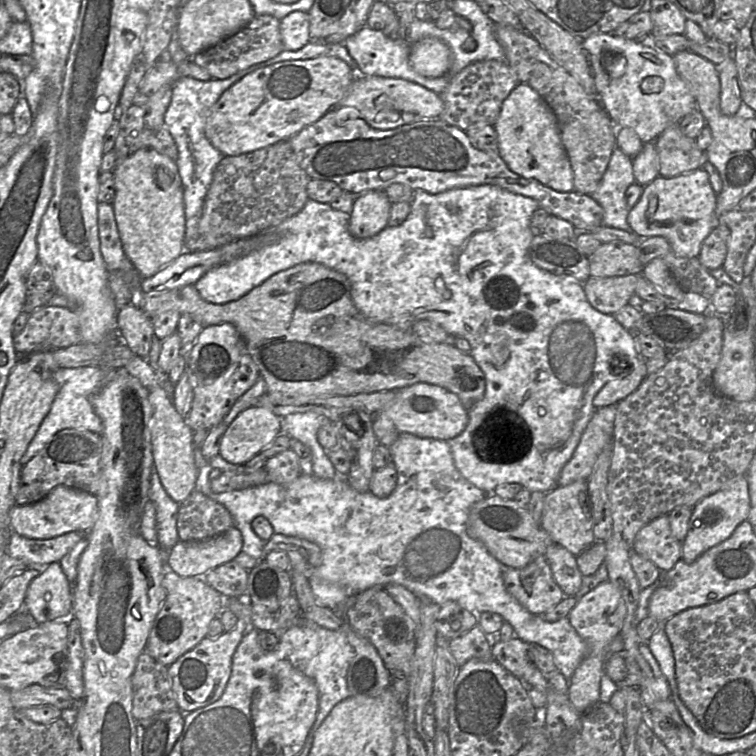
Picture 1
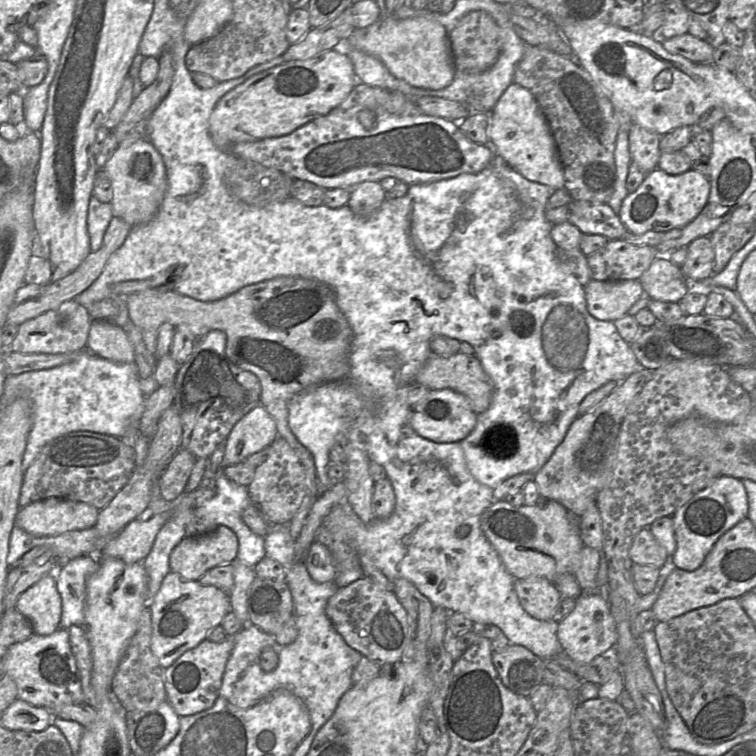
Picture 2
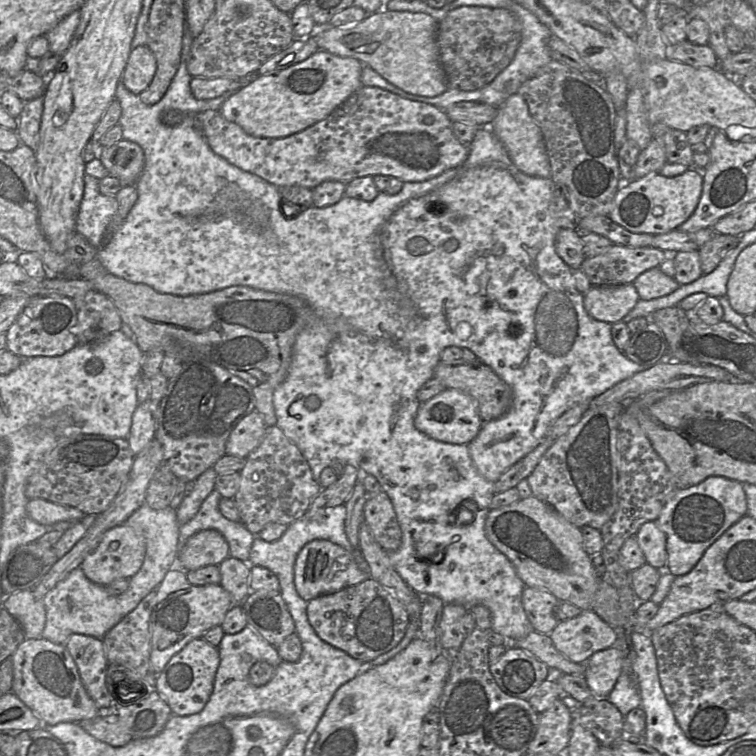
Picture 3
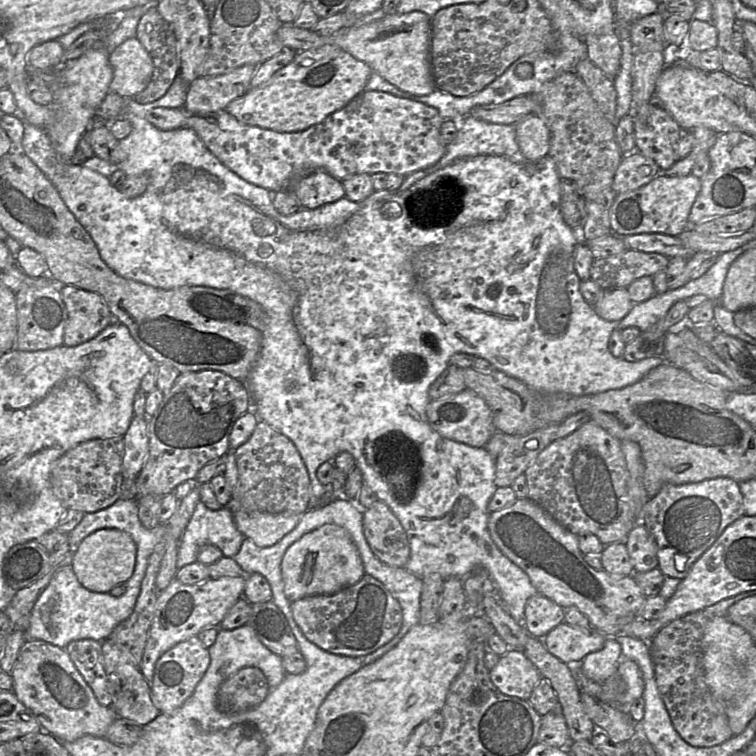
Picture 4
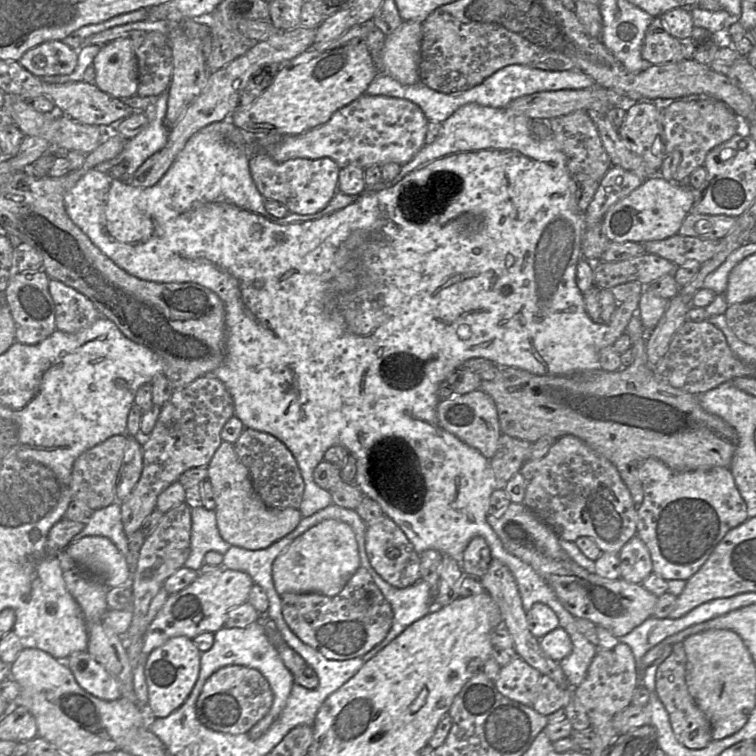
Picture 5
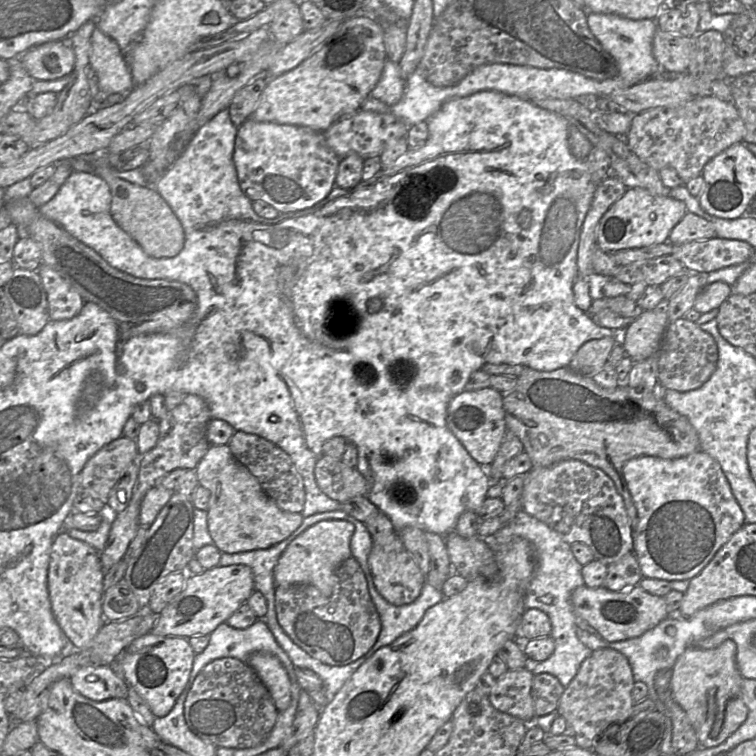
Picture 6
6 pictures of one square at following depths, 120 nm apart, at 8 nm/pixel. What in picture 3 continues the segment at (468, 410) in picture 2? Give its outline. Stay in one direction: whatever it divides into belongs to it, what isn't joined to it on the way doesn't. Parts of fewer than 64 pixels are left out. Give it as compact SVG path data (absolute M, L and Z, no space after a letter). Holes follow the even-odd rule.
M446 388L421 403L414 418L414 425L419 431L435 440L452 444L471 442L478 435L483 423L474 399L467 393L453 388Z

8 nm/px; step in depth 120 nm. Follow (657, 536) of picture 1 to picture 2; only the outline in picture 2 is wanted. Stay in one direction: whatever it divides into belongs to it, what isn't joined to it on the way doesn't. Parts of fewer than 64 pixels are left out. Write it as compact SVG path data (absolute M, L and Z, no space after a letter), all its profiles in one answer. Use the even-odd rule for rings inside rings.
M649 527L643 528L634 537L629 549L629 557L633 564L655 566L659 569L671 559Z

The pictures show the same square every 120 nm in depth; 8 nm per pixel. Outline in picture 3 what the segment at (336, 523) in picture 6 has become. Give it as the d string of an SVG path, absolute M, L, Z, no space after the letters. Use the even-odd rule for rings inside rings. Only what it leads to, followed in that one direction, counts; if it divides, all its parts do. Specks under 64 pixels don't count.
M315 539L307 543L298 553L294 566L296 590L306 601L358 584L369 576L369 572L363 571L357 565L351 552L325 539Z

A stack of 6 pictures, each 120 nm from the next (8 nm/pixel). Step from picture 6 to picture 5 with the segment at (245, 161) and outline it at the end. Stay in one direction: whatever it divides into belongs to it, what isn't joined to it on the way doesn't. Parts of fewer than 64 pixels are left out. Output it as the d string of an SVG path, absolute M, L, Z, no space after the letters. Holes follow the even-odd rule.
M257 153L248 160L251 177L265 199L283 204L290 213L308 215L323 210L338 190L340 167L331 158L296 158L275 162L266 153Z

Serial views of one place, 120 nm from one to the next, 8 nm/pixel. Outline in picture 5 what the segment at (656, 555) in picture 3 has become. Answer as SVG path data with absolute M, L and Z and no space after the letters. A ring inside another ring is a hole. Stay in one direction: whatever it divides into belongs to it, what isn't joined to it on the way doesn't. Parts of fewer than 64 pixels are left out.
M638 535L623 546L619 556L621 578L627 582L642 584L653 572L649 549Z

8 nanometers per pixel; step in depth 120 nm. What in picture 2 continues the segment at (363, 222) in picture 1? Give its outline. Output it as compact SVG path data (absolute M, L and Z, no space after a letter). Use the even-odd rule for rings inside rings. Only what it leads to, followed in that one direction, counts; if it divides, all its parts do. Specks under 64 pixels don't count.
M364 181L351 189L348 206L357 216L367 218L379 209L386 198L387 192L379 181Z

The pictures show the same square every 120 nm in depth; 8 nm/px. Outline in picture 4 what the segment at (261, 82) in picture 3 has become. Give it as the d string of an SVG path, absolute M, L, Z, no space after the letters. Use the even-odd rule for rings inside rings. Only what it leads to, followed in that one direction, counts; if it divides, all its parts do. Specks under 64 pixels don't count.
M333 45L303 50L266 83L231 101L226 111L240 123L277 132L298 132L316 125L365 90L373 70Z

